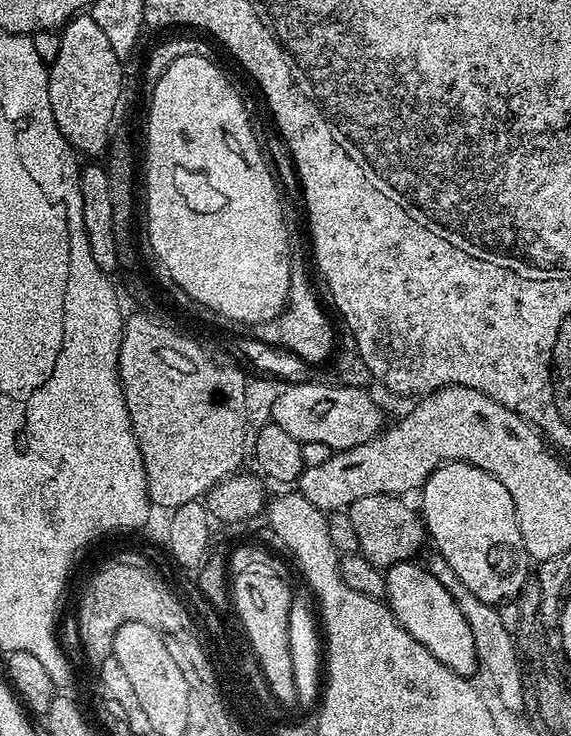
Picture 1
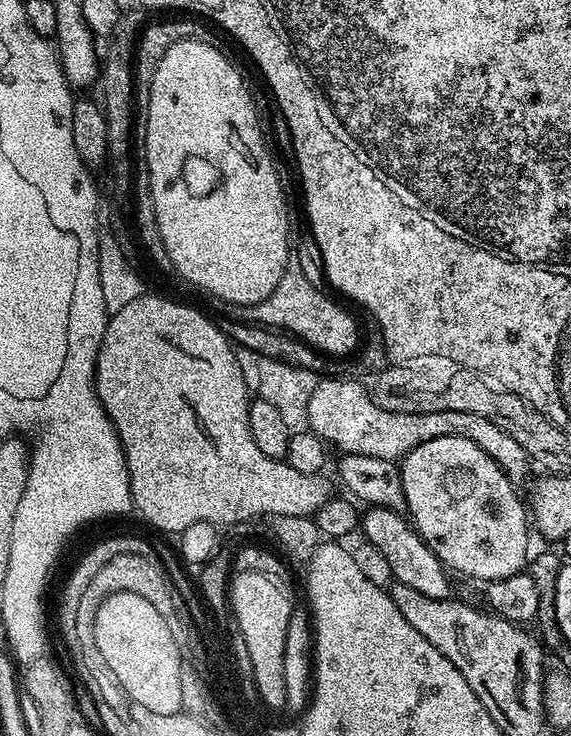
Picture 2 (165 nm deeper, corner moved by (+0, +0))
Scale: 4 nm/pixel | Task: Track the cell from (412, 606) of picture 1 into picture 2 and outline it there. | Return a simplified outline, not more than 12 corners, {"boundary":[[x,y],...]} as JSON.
{"boundary":[[395,508],[362,516],[364,540],[393,577],[430,598],[453,595],[449,569]]}

